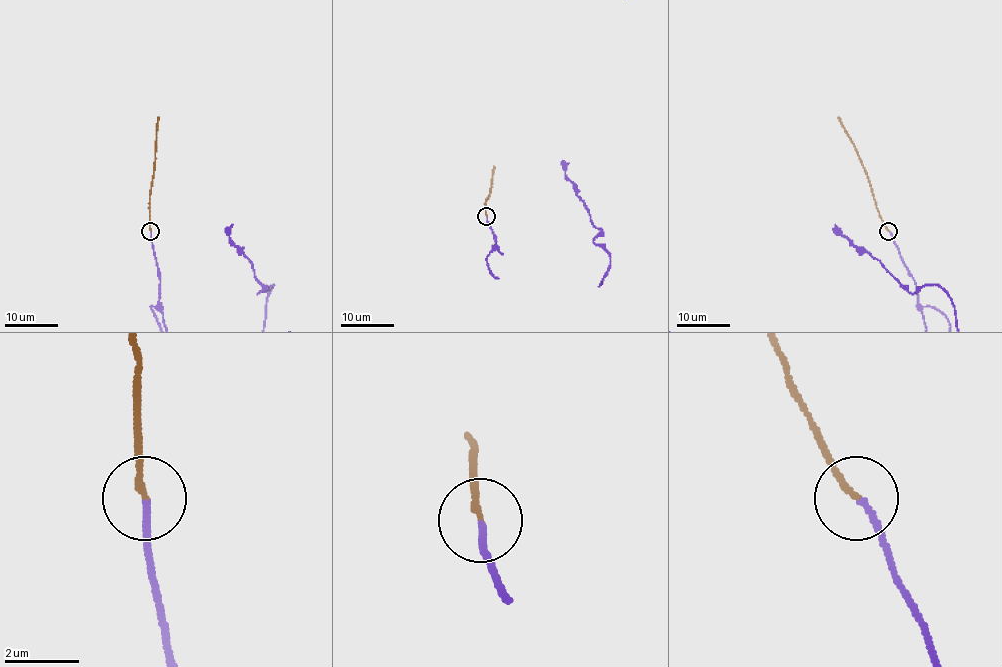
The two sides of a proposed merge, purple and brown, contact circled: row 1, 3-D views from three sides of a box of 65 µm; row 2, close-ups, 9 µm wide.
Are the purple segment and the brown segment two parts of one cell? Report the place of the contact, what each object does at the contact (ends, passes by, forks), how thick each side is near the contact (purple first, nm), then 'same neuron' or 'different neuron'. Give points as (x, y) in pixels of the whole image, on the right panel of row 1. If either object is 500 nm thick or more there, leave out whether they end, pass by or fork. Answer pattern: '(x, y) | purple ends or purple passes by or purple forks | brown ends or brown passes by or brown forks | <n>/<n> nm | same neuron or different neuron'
(888, 231) | purple ends | brown ends | 160/160 nm | same neuron

